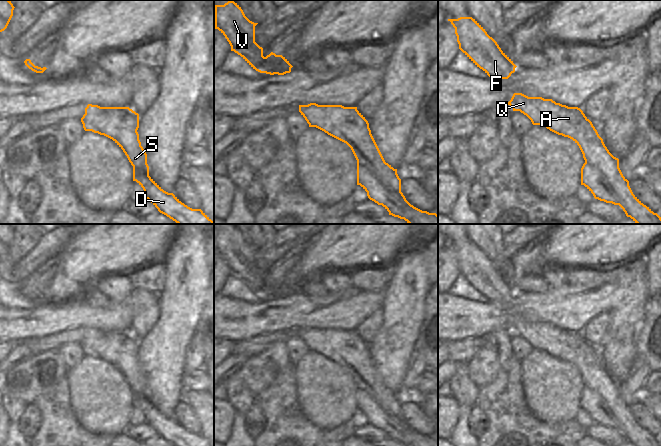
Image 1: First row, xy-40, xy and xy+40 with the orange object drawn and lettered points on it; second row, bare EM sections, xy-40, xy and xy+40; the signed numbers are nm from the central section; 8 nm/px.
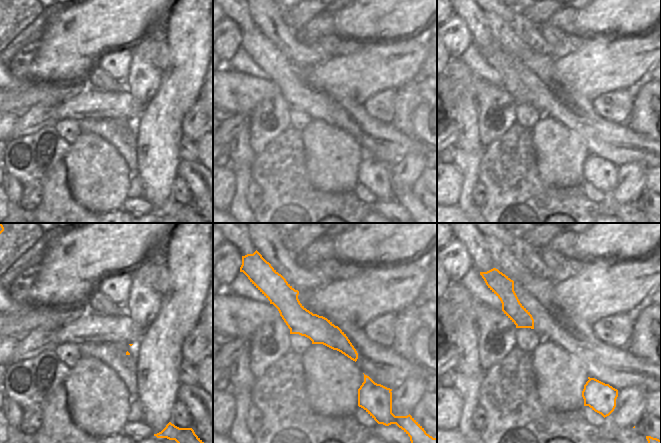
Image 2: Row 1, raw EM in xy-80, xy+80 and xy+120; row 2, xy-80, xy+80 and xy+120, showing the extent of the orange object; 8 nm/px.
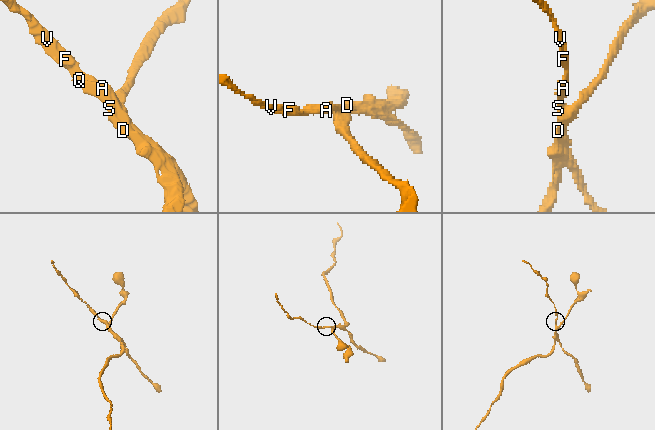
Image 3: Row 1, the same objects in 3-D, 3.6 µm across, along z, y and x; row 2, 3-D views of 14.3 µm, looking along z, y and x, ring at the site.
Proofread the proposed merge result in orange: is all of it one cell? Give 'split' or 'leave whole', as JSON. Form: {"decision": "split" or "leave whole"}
{"decision": "split"}

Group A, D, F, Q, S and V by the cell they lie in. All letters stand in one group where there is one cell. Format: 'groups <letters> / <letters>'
groups A F Q S V / D

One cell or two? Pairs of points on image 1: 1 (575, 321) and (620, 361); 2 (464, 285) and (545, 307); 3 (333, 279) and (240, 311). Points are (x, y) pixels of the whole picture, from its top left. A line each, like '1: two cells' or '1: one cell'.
1: two cells
2: two cells
3: two cells

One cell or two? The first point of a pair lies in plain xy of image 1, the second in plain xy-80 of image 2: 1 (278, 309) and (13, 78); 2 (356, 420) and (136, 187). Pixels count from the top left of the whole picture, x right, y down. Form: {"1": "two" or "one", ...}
{"1": "two", "2": "one"}

